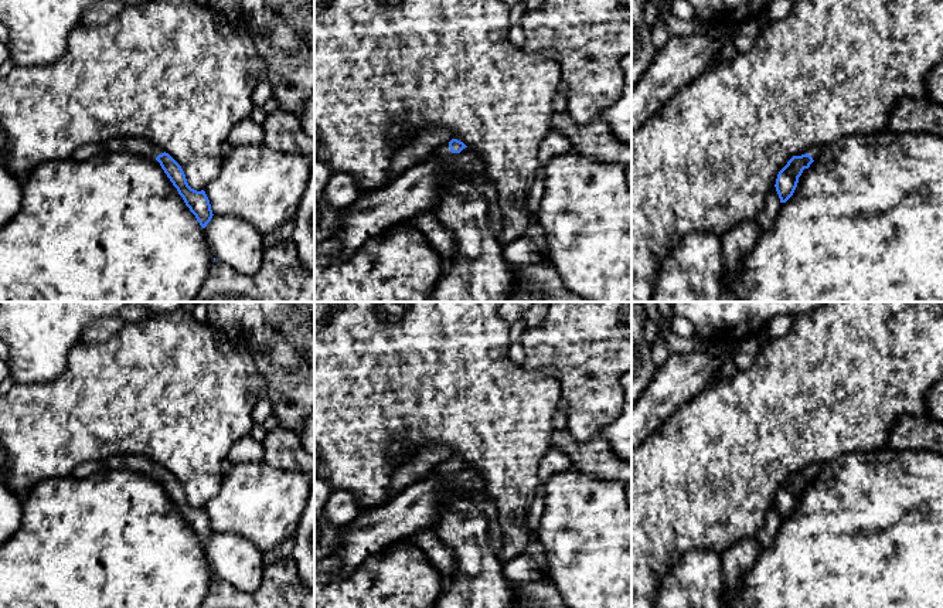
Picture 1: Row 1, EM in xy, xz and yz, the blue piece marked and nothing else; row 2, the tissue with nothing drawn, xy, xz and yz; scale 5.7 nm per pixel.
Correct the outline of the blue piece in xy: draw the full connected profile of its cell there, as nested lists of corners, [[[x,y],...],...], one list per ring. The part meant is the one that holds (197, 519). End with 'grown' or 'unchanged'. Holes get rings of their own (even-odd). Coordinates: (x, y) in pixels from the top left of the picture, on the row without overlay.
[[[142,455],[110,456],[106,458],[103,462],[108,469],[123,468],[127,471],[157,478],[173,503],[177,506],[178,512],[183,514],[185,523],[195,533],[200,543],[202,546],[207,544],[214,531],[205,509],[197,509],[191,506],[187,500],[181,483],[161,465]]]; grown

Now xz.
[[[452,456],[438,465],[425,479],[408,486],[384,505],[362,510],[354,520],[341,526],[341,536],[331,553],[338,560],[340,577],[347,577],[367,558],[388,550],[406,537],[435,524],[440,509],[439,486],[449,493],[483,492],[486,482],[463,459]]]; grown

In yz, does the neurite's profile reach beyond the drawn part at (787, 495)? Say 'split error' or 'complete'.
split error

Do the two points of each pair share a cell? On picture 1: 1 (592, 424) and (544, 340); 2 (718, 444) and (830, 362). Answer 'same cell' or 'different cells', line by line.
1: same cell
2: same cell

